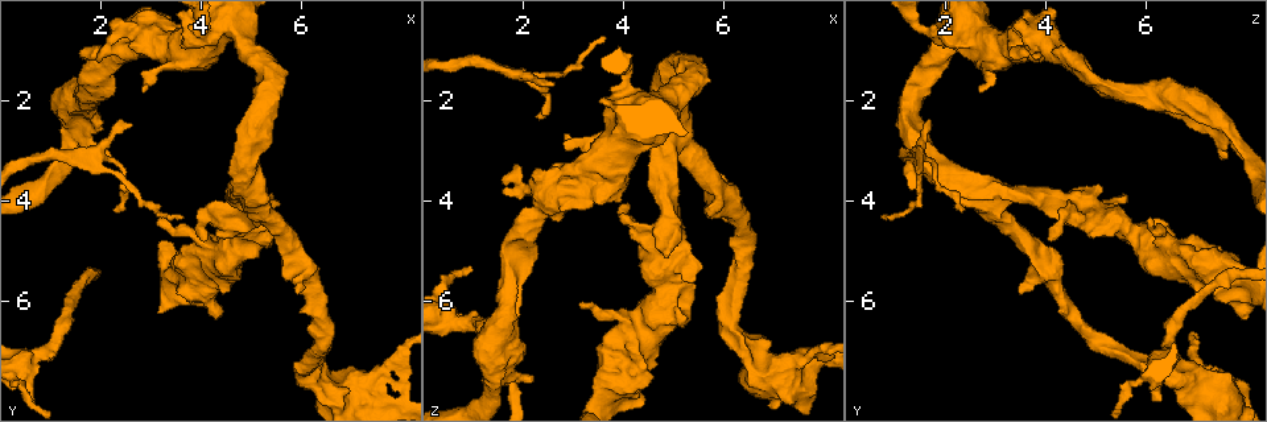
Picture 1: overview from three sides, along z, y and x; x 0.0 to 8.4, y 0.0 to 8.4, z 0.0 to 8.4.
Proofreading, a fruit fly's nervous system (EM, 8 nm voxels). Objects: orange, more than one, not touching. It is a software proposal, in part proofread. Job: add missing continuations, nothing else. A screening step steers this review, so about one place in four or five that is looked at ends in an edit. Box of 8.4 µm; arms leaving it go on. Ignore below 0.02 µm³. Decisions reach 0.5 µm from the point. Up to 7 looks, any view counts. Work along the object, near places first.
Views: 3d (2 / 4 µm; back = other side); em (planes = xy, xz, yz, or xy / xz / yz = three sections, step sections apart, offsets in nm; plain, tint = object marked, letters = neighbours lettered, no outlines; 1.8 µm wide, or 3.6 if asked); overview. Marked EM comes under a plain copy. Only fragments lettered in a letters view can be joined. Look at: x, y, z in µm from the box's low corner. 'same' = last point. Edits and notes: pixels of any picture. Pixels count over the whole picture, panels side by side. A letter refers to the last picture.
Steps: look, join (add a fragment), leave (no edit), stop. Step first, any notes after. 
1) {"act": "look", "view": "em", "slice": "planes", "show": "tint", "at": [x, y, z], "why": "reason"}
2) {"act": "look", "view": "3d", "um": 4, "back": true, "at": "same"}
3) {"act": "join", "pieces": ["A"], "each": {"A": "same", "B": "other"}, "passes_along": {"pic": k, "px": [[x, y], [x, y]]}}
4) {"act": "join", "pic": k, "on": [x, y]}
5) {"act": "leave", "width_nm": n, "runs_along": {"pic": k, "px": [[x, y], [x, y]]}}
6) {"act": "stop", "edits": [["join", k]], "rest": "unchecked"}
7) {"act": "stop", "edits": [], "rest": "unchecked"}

{"act": "look", "view": "em", "slice": "planes", "show": "letters", "at": [2.55, 2.45, 1.75], "why": "branch stops here"}

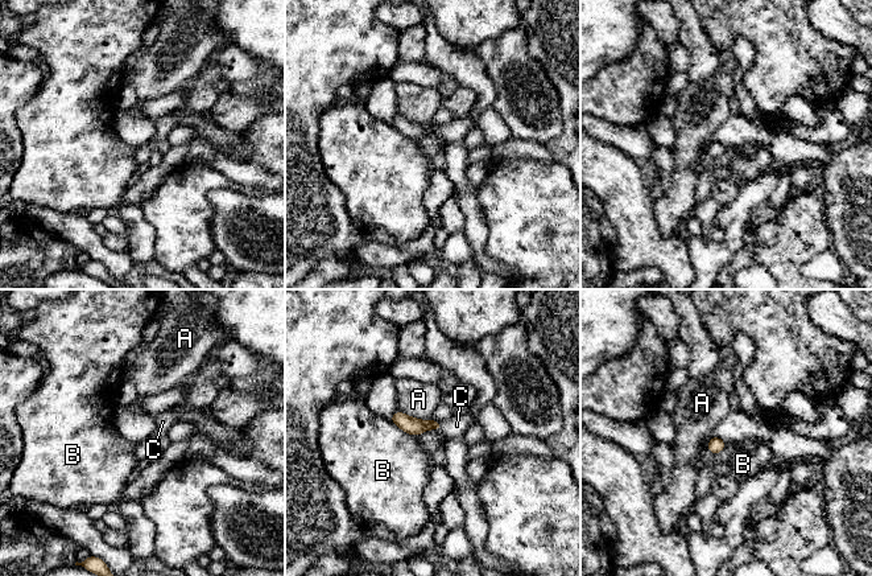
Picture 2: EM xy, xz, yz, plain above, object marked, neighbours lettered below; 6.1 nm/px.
{"act": "join", "pieces": ["C"], "each": {"A": "other", "B": "other", "C": "same"}, "passes_along": {"pic": 2, "px": [[406, 423], [442, 427], [457, 426]]}, "found": "it goes on there"}

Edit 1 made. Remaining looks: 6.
{"act": "look", "view": "em", "slice": "xy", "step": 16, "show": "letters", "at": [1.70, 1.80, 5.80], "why": "thick turns thin"}

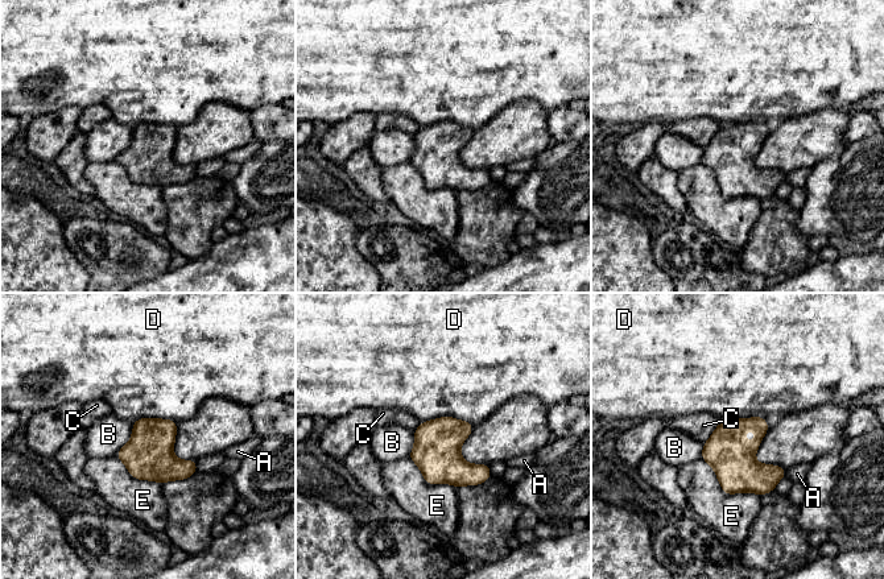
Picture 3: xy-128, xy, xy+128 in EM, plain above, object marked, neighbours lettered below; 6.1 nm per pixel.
{"act": "leave", "each": {"A": "other", "B": "other", "C": "other", "D": "other", "E": "other"}, "border": {"pic": 3, "px": [[421, 422], [455, 417], [473, 425]]}, "found": "no lettered fragment goes on from it"}

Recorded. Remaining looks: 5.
{"act": "look", "view": "em", "slice": "planes", "show": "tint", "at": [7.85, 7.75, 7.05], "why": "touches itself"}

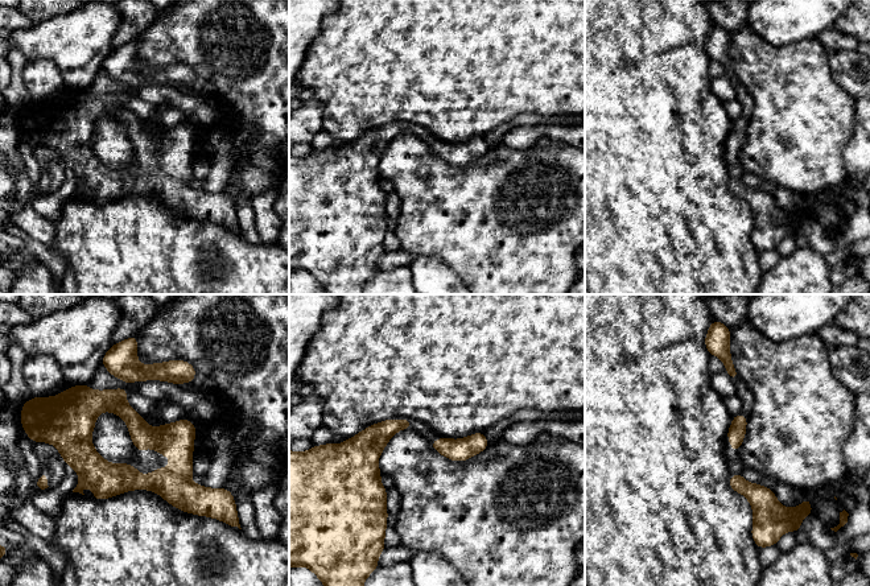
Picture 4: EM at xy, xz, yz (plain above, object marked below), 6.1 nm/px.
{"act": "look", "view": "em", "slice": "planes", "show": "letters", "at": "same", "why": "see the neighbours"}

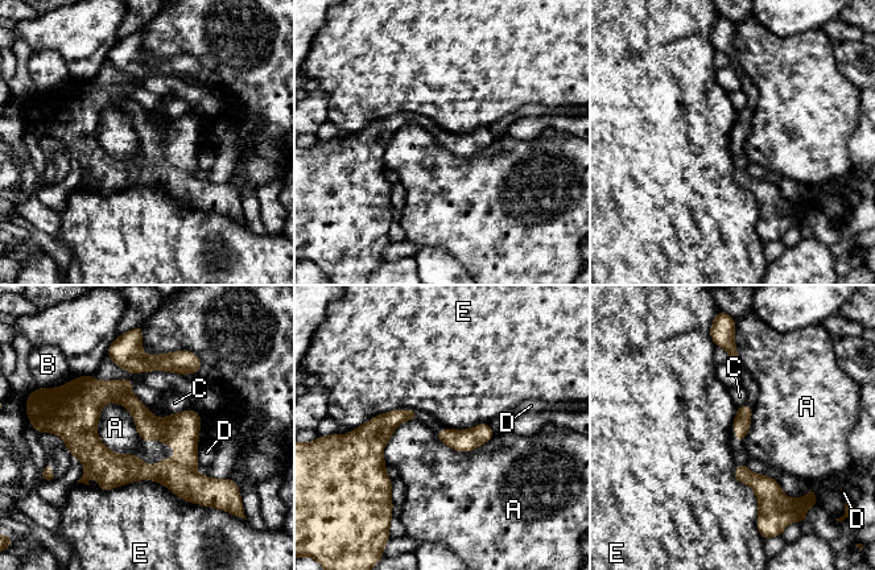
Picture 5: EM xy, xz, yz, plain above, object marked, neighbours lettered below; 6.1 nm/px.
{"act": "leave", "width_nm": 100, "each": {"A": "other", "B": "other", "C": "other", "D": "other", "E": "other"}, "runs_along": {"pic": 5, "px": [[67, 426], [110, 469], [207, 483]]}, "found": "none of them fits"}

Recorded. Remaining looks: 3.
{"act": "stop", "edits": [["join", 2]], "rest": "unchecked"}

